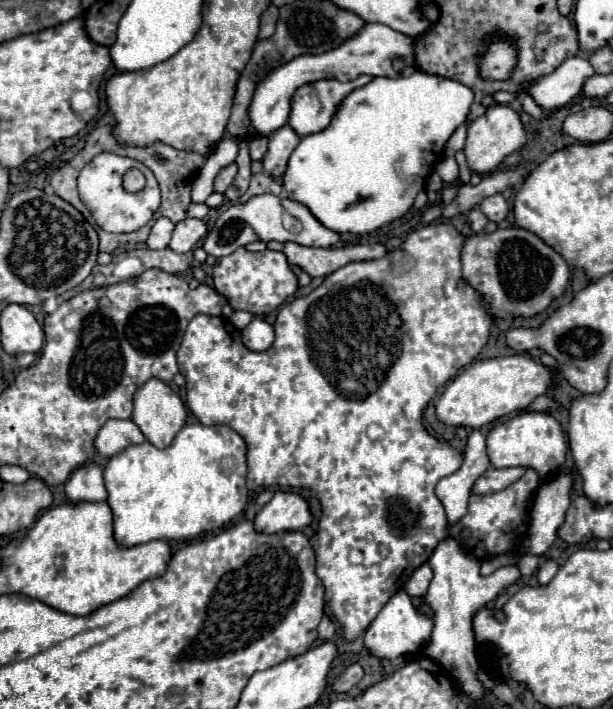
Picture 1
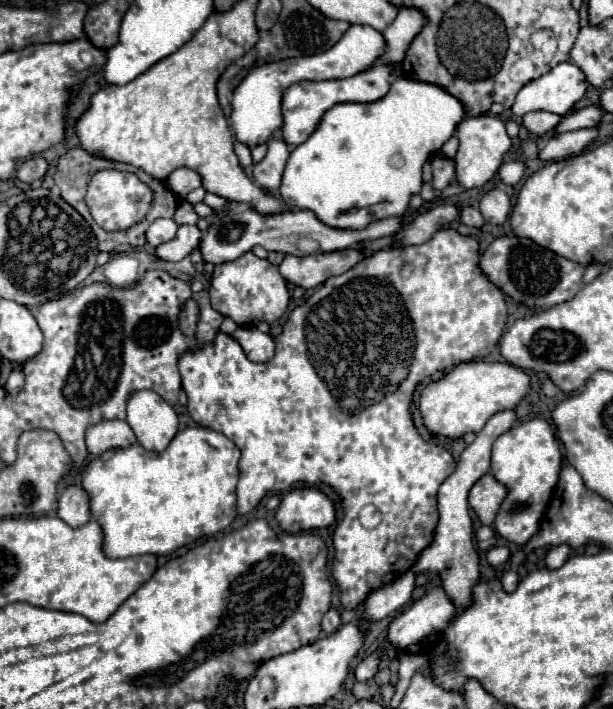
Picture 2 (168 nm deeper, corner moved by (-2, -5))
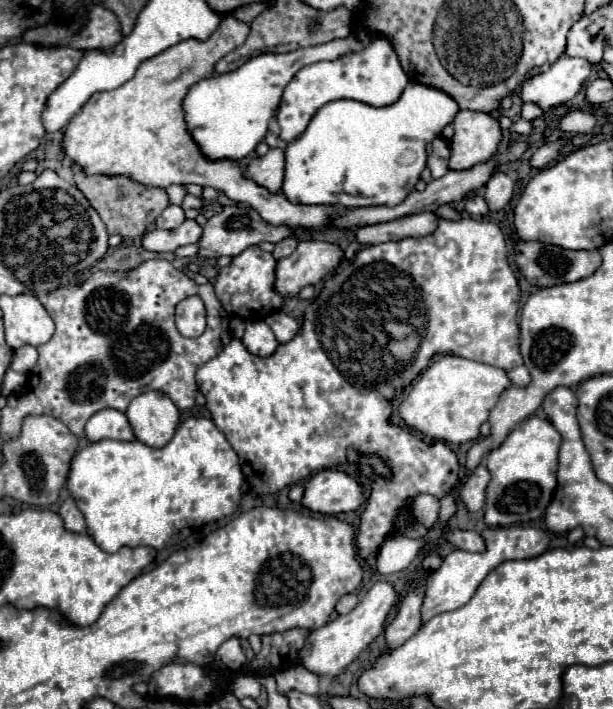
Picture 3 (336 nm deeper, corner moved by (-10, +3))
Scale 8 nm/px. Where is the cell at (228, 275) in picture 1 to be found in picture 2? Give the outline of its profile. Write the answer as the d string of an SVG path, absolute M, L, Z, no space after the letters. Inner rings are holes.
M247 252L231 262L215 264L209 296L211 306L223 316L229 316L239 326L253 326L261 320L275 322L285 314L289 304L287 280L281 276L279 268L269 260L257 258L253 252Z

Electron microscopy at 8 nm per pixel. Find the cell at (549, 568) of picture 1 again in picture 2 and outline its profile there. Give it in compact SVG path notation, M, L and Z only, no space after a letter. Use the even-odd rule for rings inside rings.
M561 544L561 546L555 546L547 552L547 558L545 558L545 566L547 568L561 568L565 564L565 560L569 558L571 554L571 548L567 548L567 544Z

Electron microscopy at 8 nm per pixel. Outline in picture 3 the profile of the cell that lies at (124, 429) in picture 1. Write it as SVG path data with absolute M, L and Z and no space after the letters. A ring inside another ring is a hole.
M111 408L97 412L95 416L89 418L89 422L85 424L85 436L91 442L99 442L105 438L111 440L135 440L133 430L127 422L127 416L123 412L115 412Z

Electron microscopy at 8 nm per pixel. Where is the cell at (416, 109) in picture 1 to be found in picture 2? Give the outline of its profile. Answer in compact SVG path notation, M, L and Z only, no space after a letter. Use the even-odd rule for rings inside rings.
M397 78L389 92L375 102L335 104L321 118L317 130L291 152L281 182L281 196L289 208L307 208L325 224L329 216L343 214L351 208L411 198L421 192L423 164L441 152L441 146L455 134L463 114L465 104L455 100L447 90L437 84L423 84L407 78Z

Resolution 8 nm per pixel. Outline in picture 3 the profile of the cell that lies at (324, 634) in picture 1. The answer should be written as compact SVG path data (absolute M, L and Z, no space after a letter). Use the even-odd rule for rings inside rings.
M345 594L345 596L339 598L335 610L337 610L337 614L347 614L347 612L351 612L357 606L357 602L359 602L357 594Z

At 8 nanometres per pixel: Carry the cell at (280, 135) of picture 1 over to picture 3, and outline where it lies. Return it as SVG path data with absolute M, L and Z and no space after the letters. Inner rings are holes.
M273 148L265 156L255 156L247 168L245 168L245 178L253 180L255 184L267 188L269 192L279 192L283 184L283 172L285 172L285 160L283 160L283 150Z

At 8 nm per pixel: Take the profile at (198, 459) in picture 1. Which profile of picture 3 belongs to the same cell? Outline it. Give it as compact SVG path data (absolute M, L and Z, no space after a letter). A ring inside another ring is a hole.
M187 418L179 424L175 436L165 448L149 448L141 442L101 440L81 448L69 462L67 490L83 512L87 534L105 552L117 552L121 546L151 546L157 550L183 542L195 530L233 514L243 496L243 474L237 452L231 448L223 432L209 418Z

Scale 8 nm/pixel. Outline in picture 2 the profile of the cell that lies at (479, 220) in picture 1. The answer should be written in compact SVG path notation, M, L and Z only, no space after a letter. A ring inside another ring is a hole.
M471 206L461 210L459 220L461 220L461 224L465 224L465 226L477 226L477 228L481 228L481 226L485 224L485 220L483 220L481 212L479 212L477 208L471 208Z

